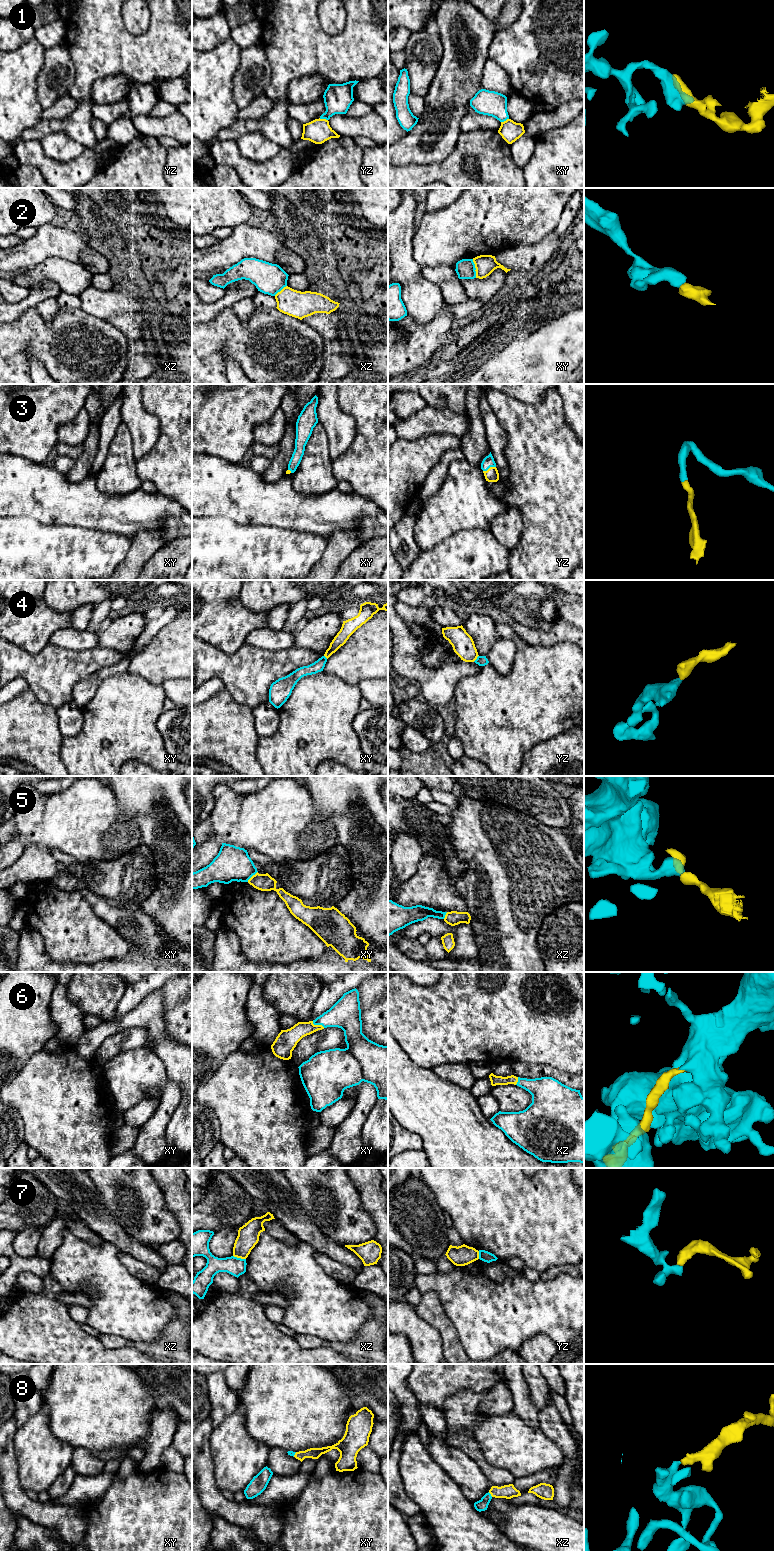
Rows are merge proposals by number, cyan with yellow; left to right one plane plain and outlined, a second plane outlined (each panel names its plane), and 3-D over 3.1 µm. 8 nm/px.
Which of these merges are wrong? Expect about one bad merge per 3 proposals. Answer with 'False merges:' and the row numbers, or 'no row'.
False merges: 1, 2, 4, 5, 7

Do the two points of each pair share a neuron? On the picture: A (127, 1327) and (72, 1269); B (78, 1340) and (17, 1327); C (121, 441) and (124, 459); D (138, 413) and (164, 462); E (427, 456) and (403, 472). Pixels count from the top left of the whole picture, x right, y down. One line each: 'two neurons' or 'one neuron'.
A: one neuron
B: one neuron
C: one neuron
D: two neurons
E: one neuron

